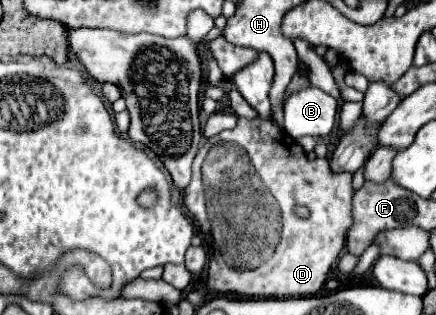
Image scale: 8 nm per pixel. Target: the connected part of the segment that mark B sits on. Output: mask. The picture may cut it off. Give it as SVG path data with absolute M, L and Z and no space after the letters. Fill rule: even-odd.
M318 87L294 93L284 105L284 131L298 139L304 135L326 137L336 125L338 101Z

